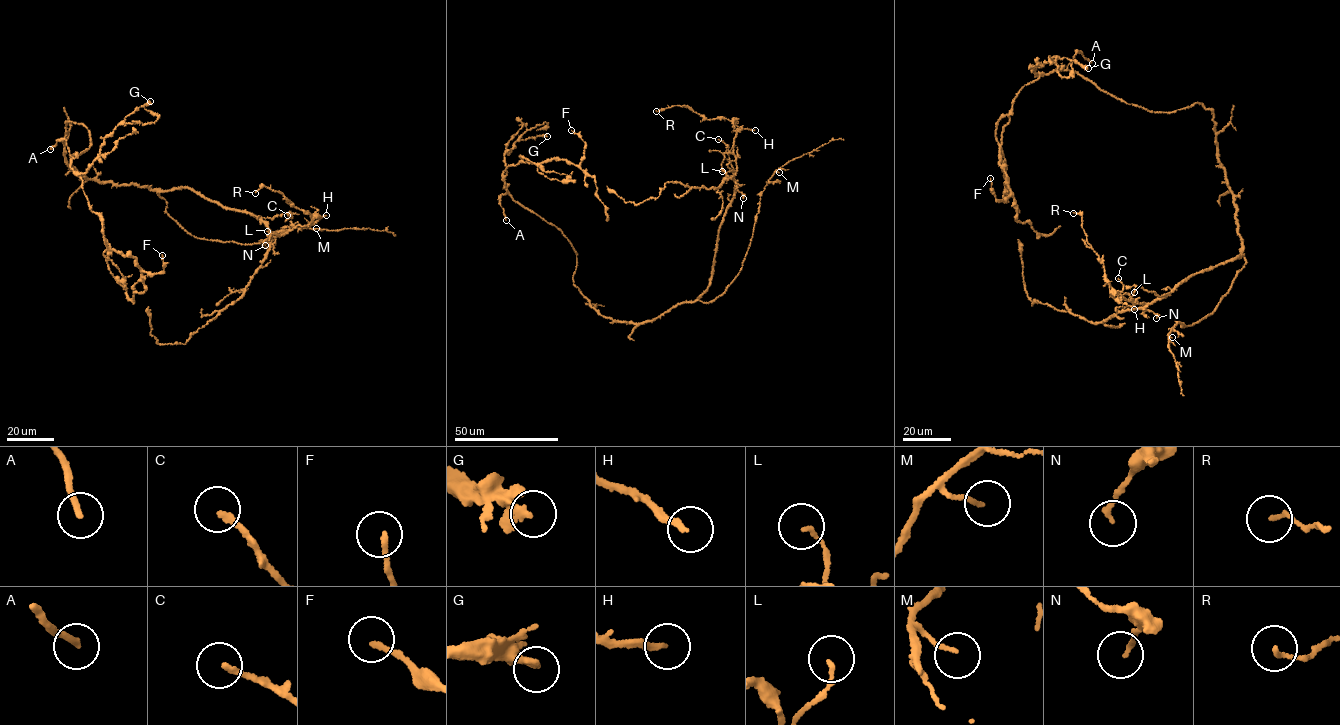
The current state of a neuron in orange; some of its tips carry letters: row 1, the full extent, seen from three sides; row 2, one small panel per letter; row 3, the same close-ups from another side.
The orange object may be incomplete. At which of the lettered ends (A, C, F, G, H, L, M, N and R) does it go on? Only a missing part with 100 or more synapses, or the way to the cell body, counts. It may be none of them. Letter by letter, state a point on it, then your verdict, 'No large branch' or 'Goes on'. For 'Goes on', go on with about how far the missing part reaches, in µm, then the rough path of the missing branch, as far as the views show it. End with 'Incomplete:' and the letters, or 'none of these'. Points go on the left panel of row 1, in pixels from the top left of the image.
A: Place: (50, 149). No large branch
C: Place: (287, 215). No large branch
F: Place: (162, 255). No large branch
G: Place: (150, 101). No large branch
H: Place: (326, 215). No large branch
L: Place: (267, 231). No large branch
M: Place: (316, 228). No large branch
N: Place: (265, 245). No large branch
R: Place: (255, 193). No large branch
Incomplete: none of these

